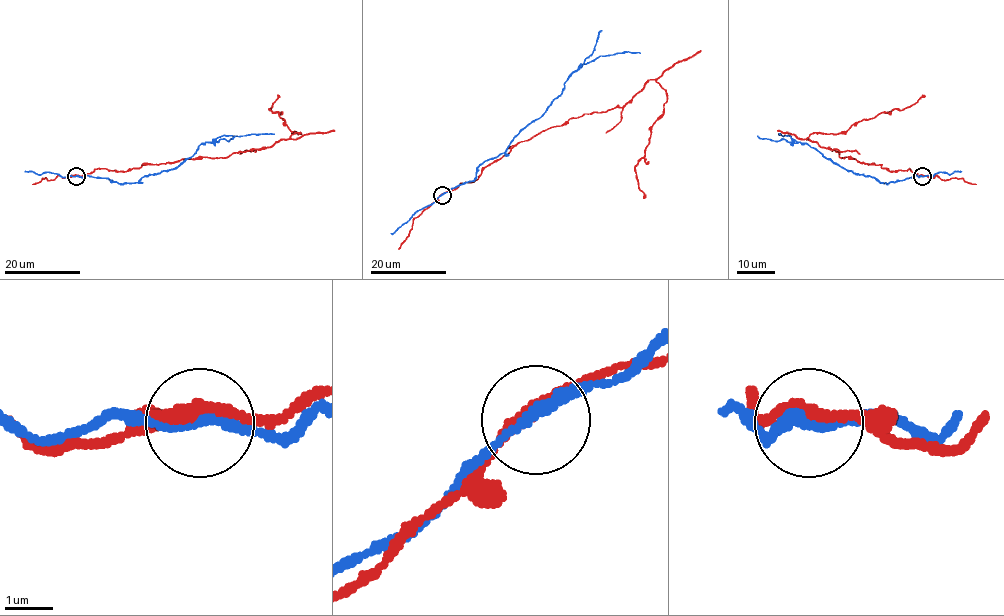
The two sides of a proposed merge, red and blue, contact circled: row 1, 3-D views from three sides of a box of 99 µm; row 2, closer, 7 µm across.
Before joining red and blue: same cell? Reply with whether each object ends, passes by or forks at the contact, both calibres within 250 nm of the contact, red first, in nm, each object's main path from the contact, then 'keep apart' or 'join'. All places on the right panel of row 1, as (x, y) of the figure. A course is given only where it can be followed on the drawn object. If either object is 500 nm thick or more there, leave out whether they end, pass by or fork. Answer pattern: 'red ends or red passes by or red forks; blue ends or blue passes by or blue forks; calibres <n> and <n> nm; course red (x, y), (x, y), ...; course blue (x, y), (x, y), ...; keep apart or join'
red passes by; blue passes by; calibres 280 and 240 nm; course red (922, 176), (840, 158), (834, 149), (806, 139), (844, 133), (925, 96); course blue (922, 176), (879, 182), (869, 176), (844, 169), (805, 143), (780, 134); keep apart

